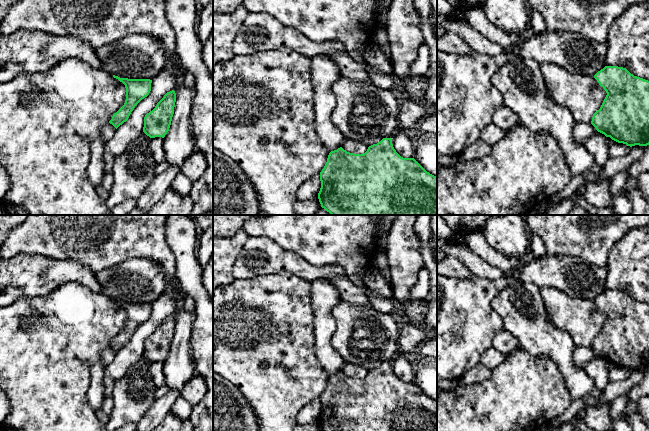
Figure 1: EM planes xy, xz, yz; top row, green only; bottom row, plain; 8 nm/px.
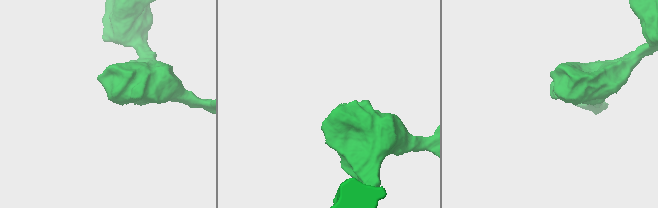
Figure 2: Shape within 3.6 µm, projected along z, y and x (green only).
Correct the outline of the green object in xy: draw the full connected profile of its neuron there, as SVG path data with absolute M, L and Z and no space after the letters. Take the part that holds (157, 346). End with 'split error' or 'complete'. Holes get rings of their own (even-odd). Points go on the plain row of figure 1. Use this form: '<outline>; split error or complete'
M172 314L167 316L155 332L145 339L143 356L147 360L165 361L171 349L175 326L176 317Z; complete

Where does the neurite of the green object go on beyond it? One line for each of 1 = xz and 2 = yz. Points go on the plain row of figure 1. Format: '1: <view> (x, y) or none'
1: none
2: none

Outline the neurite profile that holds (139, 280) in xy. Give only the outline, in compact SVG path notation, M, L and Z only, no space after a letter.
M133 258L95 272L102 293L128 303L152 304L167 286L162 267L146 258Z

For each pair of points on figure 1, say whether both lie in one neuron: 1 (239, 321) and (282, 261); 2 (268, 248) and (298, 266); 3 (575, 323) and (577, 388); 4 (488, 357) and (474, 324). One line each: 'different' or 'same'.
1: different
2: same
3: different
4: different

